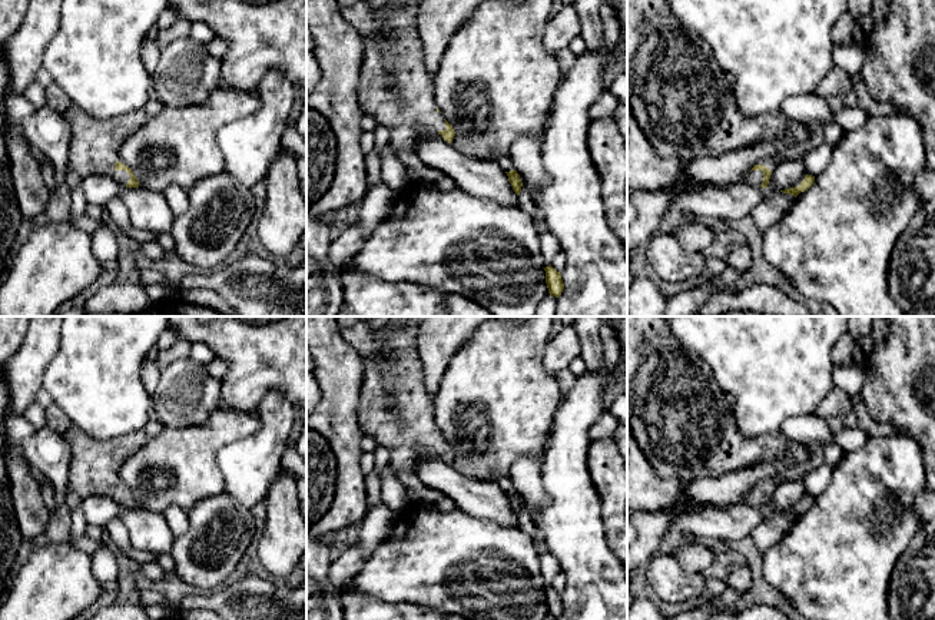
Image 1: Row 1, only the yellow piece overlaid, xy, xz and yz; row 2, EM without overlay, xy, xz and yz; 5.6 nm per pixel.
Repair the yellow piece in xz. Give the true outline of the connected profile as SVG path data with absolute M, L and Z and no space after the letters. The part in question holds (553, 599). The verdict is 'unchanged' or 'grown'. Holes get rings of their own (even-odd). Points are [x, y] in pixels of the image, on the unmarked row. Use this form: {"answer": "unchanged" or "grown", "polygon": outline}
{"answer": "unchanged", "polygon": "M551 586L544 588L546 591L546 604L548 614L558 619L564 610L561 594L557 593Z"}

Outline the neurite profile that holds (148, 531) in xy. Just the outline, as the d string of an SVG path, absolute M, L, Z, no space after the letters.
M122 508L117 518L126 525L136 550L170 554L175 536L162 514L142 508Z

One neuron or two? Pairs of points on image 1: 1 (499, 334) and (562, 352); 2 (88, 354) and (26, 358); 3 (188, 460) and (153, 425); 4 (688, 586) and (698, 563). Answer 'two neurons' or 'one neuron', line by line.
1: two neurons
2: two neurons
3: two neurons
4: two neurons

